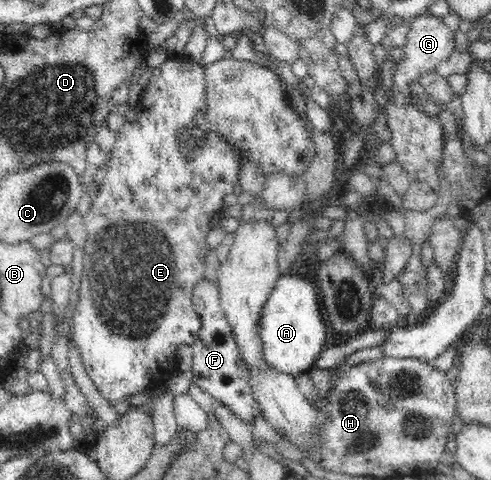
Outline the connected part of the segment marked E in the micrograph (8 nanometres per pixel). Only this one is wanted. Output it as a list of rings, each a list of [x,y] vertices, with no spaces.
[[[170,56],[157,68],[152,68],[150,82],[143,87],[143,95],[140,102],[135,106],[137,118],[134,121],[124,121],[123,126],[115,132],[116,142],[112,147],[108,157],[108,168],[104,176],[99,191],[92,198],[92,205],[87,213],[83,216],[87,233],[87,240],[83,247],[83,272],[81,276],[81,288],[79,290],[78,304],[72,314],[74,315],[73,339],[74,345],[80,349],[82,363],[85,366],[87,375],[95,384],[97,391],[102,398],[110,405],[116,402],[122,402],[126,396],[142,393],[152,382],[162,380],[174,372],[177,366],[177,352],[180,346],[192,345],[199,336],[201,323],[196,314],[193,304],[194,288],[204,279],[205,265],[204,258],[207,256],[206,251],[209,249],[206,243],[206,235],[212,229],[212,218],[218,216],[224,196],[234,192],[234,184],[239,180],[239,164],[241,155],[239,150],[233,147],[233,144],[224,137],[208,134],[204,138],[203,147],[194,150],[191,153],[191,161],[186,161],[182,157],[182,151],[178,149],[178,137],[176,130],[186,128],[191,122],[198,110],[207,112],[206,104],[206,78],[205,70],[200,63],[189,61],[182,56]]]

